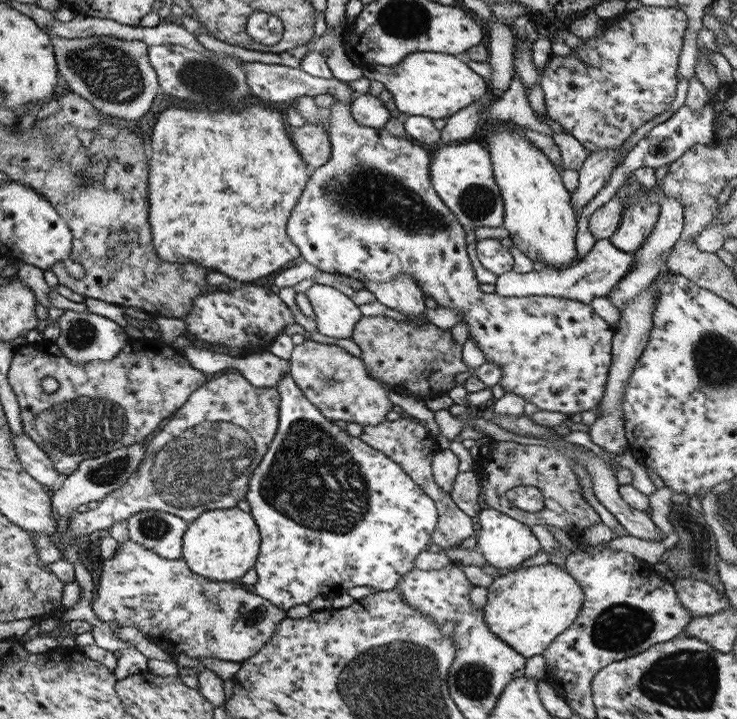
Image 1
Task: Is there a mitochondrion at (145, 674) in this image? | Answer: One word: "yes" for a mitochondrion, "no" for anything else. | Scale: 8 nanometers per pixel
no

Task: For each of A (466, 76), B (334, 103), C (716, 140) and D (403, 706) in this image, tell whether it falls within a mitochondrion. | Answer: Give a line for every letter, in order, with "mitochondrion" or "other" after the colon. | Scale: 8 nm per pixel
A: other
B: other
C: other
D: mitochondrion

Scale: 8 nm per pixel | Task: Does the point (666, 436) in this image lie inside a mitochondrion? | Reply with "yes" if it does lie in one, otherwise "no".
no

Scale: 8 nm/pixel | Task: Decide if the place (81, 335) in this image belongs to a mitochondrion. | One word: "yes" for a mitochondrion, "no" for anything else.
yes

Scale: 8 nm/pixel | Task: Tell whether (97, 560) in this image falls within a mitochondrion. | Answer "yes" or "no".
no

